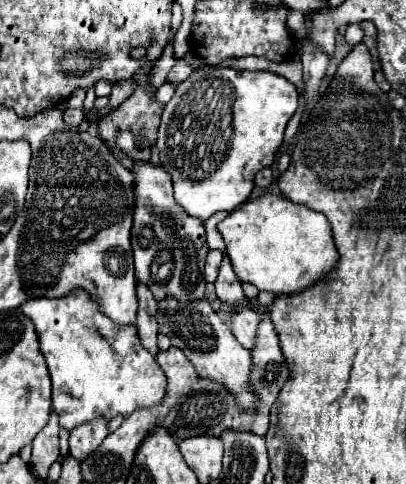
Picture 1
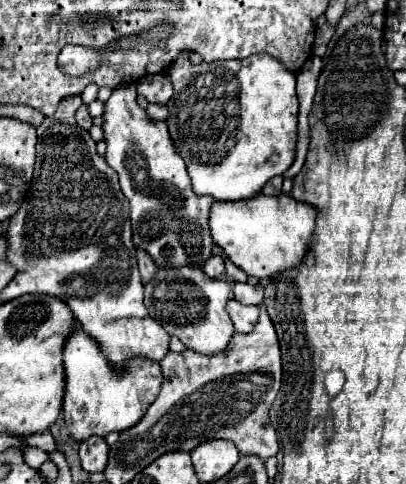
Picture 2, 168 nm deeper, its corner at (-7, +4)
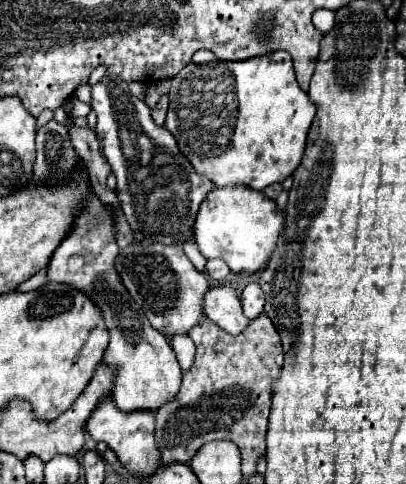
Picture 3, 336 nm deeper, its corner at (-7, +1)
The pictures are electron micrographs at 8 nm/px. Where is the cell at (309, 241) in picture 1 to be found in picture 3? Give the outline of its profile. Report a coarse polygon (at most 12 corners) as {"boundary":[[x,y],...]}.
{"boundary":[[245,186],[209,192],[193,230],[207,260],[251,276],[285,214]]}

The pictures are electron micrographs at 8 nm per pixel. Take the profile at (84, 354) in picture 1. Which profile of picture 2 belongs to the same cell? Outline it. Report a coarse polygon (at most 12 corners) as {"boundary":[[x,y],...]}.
{"boundary":[[85,331],[67,339],[63,415],[75,441],[131,429],[161,367],[117,373]]}

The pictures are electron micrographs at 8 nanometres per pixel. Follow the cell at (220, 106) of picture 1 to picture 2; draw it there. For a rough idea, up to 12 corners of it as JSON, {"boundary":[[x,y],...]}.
{"boundary":[[277,57],[169,77],[197,195],[257,195],[291,167],[299,101]]}

